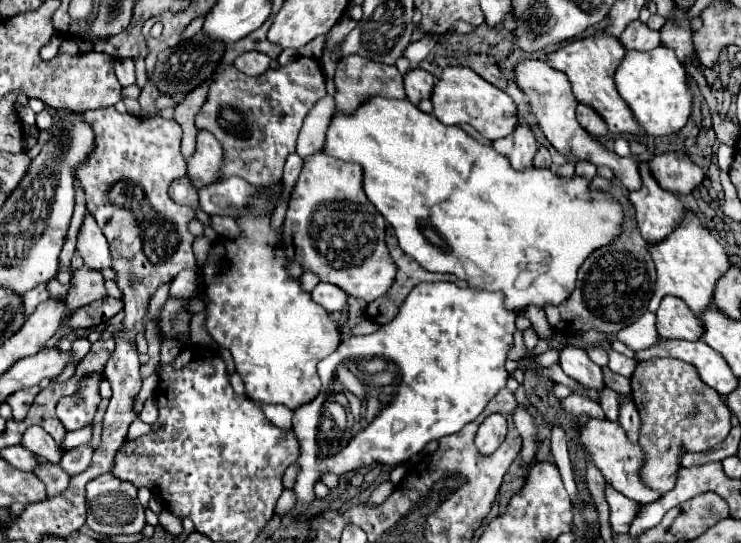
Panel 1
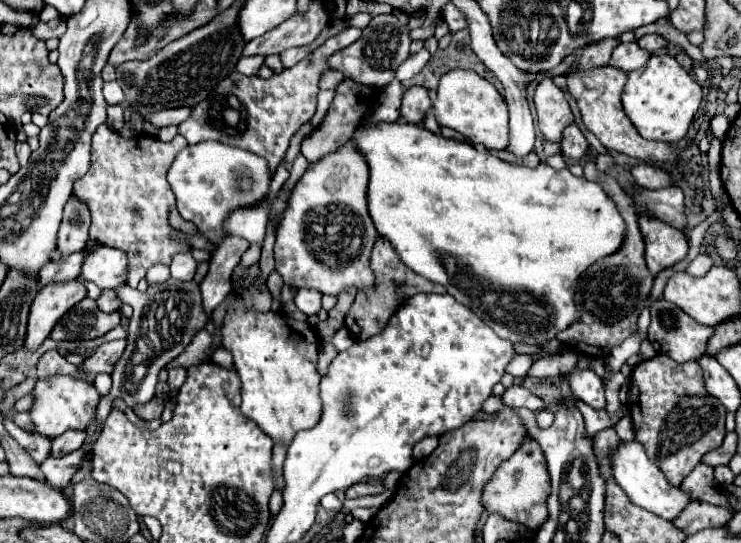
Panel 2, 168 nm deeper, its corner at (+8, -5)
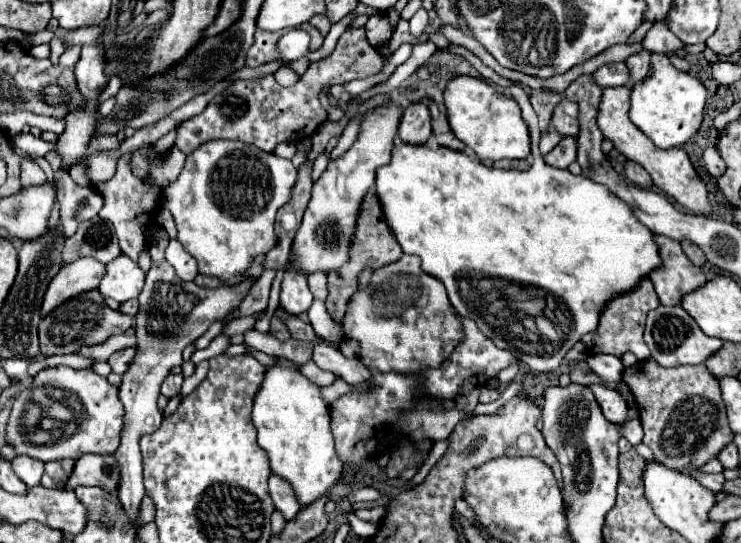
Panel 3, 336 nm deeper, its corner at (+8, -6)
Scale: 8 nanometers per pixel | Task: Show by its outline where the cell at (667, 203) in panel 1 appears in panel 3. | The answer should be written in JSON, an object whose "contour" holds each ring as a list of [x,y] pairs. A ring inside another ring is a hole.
{"contour":[[[654,236],[662,264],[650,272],[650,280],[662,304],[680,304],[682,296],[706,282],[702,268],[696,268],[684,256],[680,242],[664,236]]]}

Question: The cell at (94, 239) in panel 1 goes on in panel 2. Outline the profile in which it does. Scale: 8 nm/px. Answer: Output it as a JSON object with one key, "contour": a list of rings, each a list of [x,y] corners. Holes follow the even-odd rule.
{"contour":[[[106,245],[94,247],[86,253],[80,277],[96,283],[100,289],[116,289],[128,281],[128,259],[120,249]]]}

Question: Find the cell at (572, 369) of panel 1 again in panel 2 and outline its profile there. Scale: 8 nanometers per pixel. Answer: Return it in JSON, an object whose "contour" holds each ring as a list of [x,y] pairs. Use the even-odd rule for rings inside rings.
{"contour":[[[586,369],[586,371],[572,371],[570,373],[570,389],[590,407],[594,409],[604,409],[606,407],[606,397],[604,397],[604,383],[602,379]]]}

